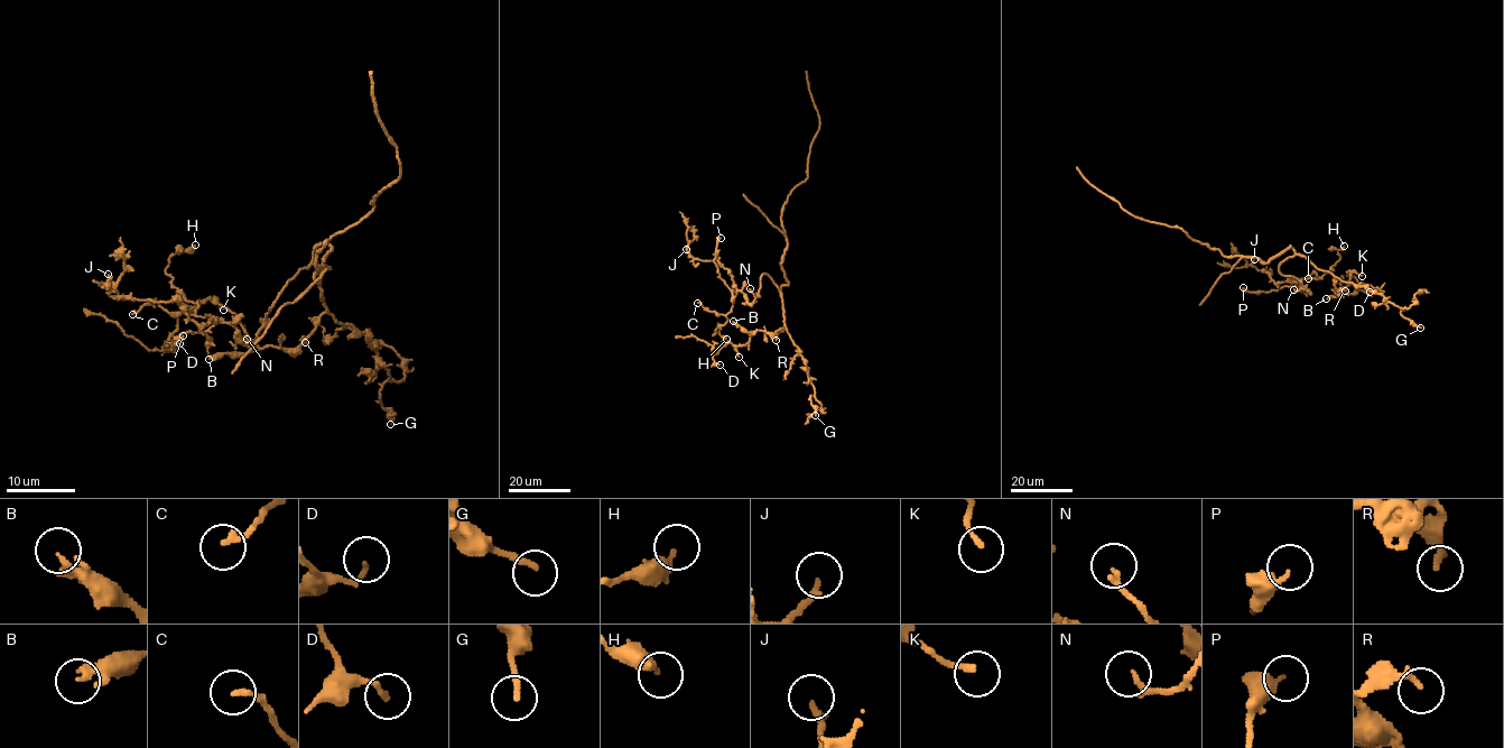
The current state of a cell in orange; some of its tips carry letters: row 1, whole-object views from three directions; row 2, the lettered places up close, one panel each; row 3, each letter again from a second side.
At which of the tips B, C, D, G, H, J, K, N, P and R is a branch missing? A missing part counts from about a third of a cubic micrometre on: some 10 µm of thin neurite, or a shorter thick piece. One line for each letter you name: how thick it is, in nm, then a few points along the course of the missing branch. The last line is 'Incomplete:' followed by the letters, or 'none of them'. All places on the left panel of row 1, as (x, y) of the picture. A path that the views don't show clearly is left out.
Incomplete: none of them

